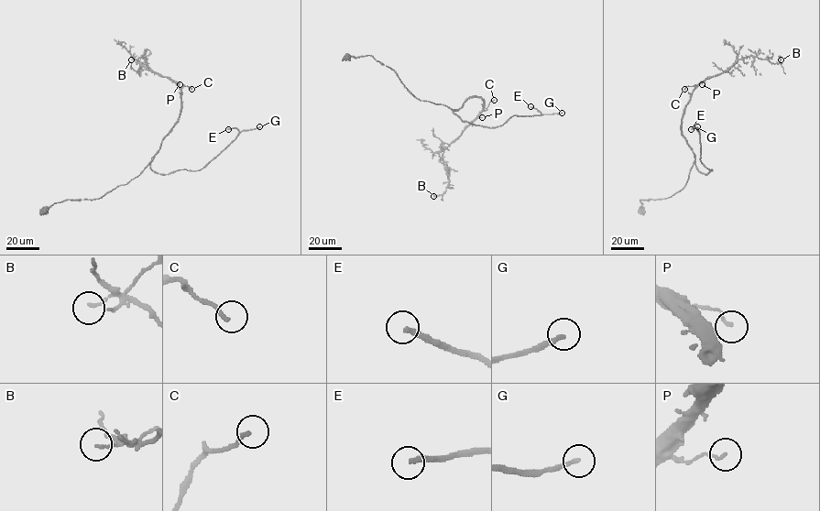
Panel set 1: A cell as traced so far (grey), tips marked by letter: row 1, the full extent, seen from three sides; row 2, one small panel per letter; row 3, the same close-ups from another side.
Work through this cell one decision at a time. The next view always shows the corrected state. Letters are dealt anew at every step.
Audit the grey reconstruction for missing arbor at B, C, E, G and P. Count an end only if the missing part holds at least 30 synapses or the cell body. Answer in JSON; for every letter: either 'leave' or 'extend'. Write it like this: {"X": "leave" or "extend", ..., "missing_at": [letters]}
{"B": "leave", "C": "leave", "E": "extend", "G": "extend", "P": "leave", "missing_at": ["E", "G"]}

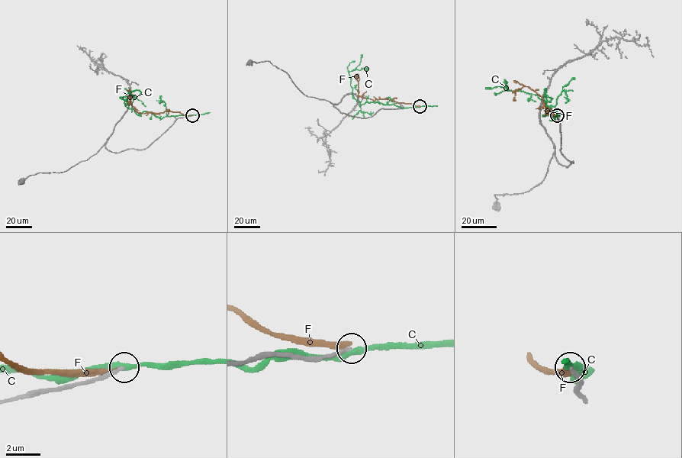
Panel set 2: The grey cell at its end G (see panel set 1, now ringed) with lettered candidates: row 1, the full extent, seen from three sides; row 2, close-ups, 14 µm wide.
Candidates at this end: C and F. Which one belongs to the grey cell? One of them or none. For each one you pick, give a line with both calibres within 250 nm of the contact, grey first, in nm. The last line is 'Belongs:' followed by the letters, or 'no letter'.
Belongs: no letter

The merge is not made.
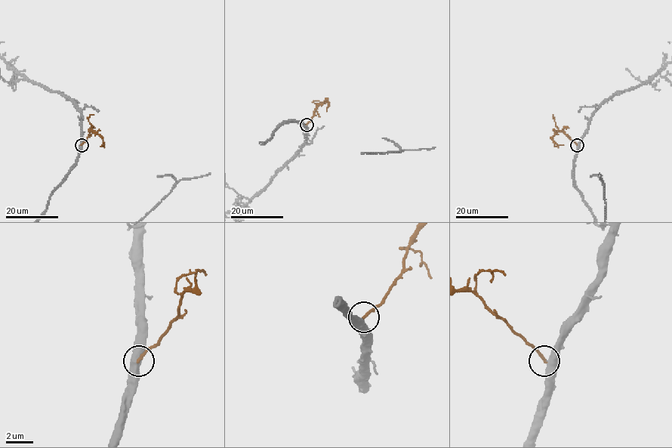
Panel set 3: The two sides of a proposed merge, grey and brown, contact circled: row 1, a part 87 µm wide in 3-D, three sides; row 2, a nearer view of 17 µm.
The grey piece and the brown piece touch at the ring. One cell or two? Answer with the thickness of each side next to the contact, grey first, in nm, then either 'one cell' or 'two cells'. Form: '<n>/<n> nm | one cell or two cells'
440/200 nm | one cell

